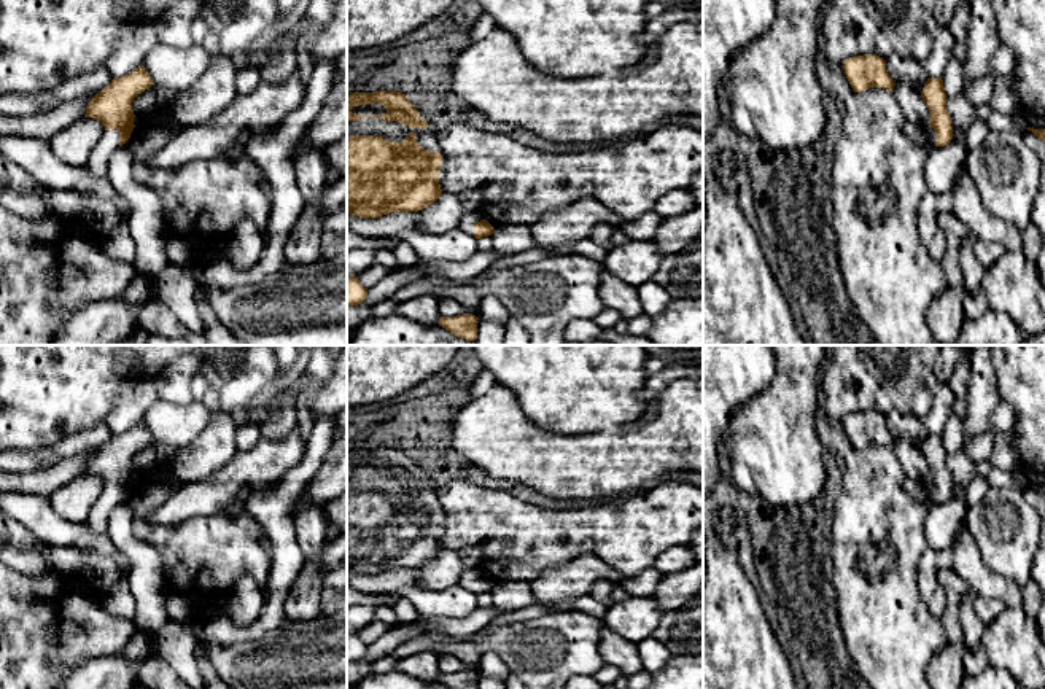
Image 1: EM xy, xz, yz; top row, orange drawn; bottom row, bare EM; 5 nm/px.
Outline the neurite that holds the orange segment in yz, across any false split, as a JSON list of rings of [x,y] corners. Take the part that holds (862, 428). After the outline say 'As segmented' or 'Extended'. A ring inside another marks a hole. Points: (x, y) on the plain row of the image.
[[[876,411],[853,412],[841,423],[854,449],[872,442],[892,447],[895,442],[886,426],[886,417]]]. As segmented

